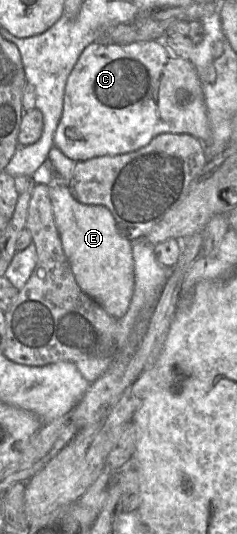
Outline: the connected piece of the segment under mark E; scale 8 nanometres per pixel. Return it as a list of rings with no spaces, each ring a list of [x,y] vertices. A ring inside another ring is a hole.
[[[68,185],[48,186],[62,247],[77,285],[107,314],[122,318],[129,308],[133,294],[133,242],[120,233],[112,213],[106,207],[79,202]]]

